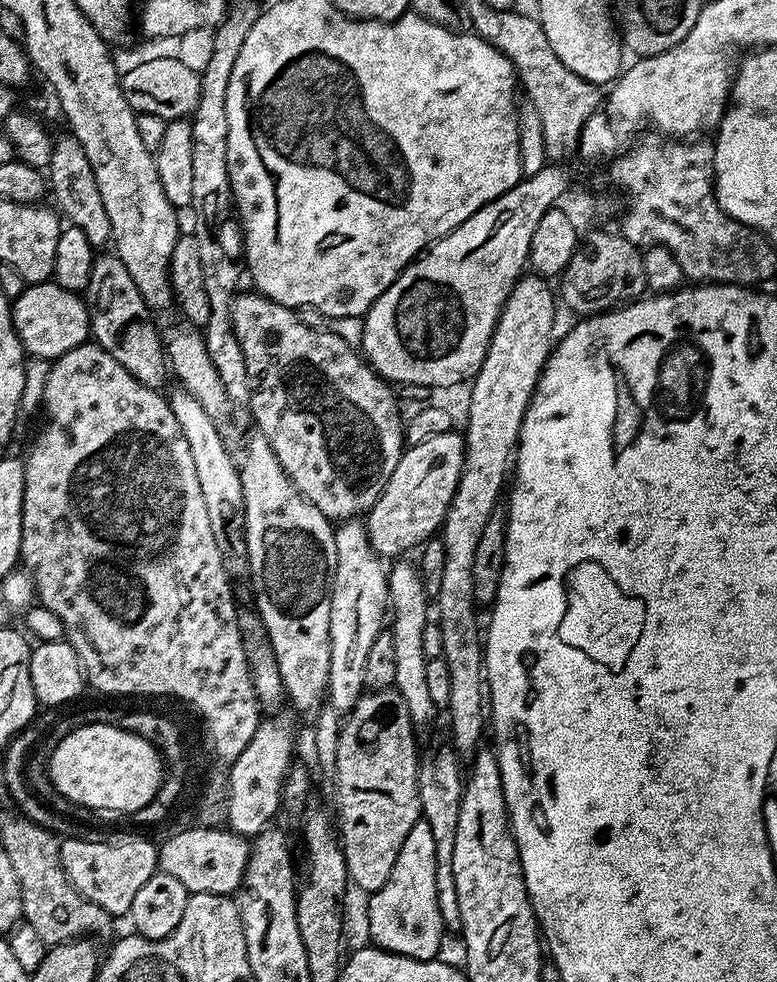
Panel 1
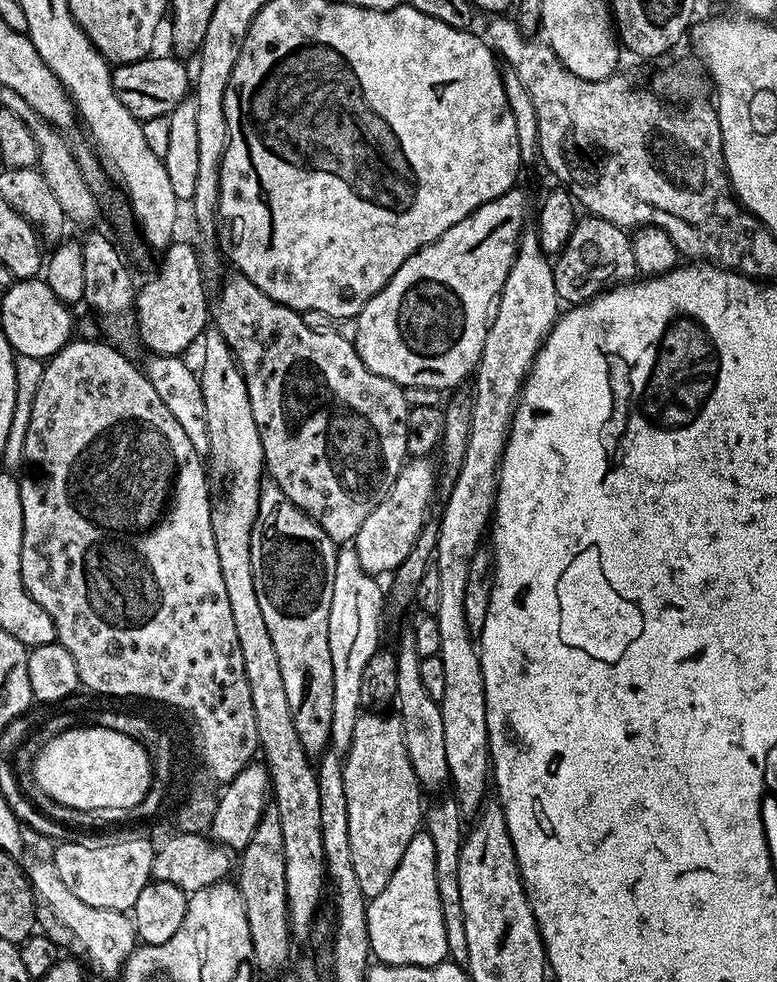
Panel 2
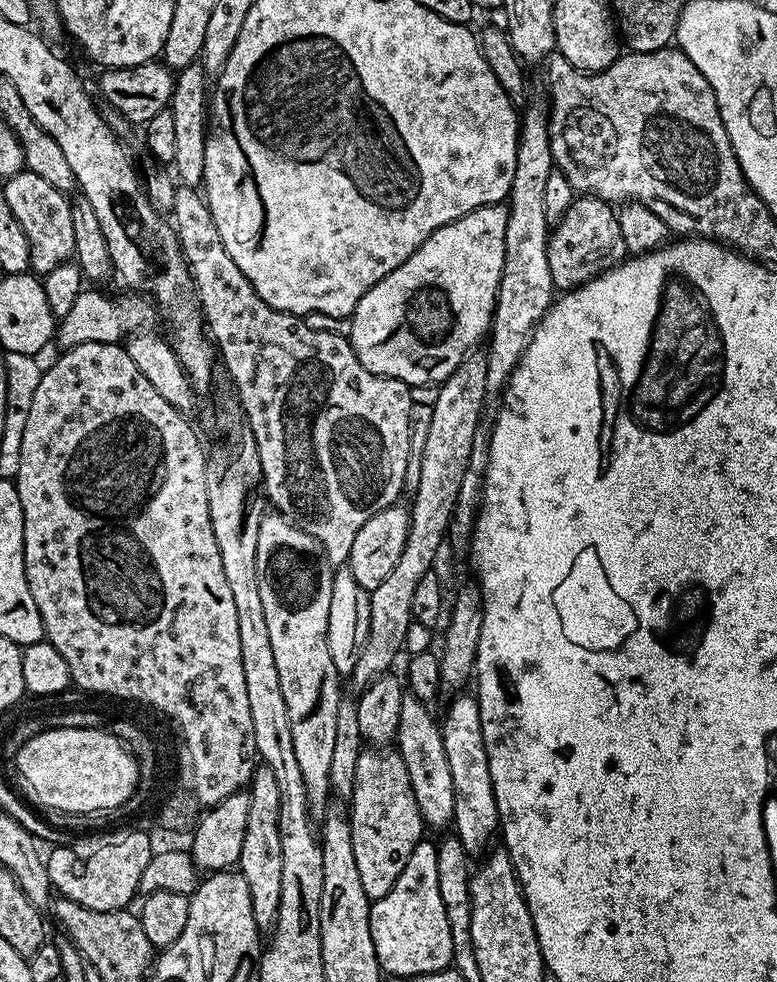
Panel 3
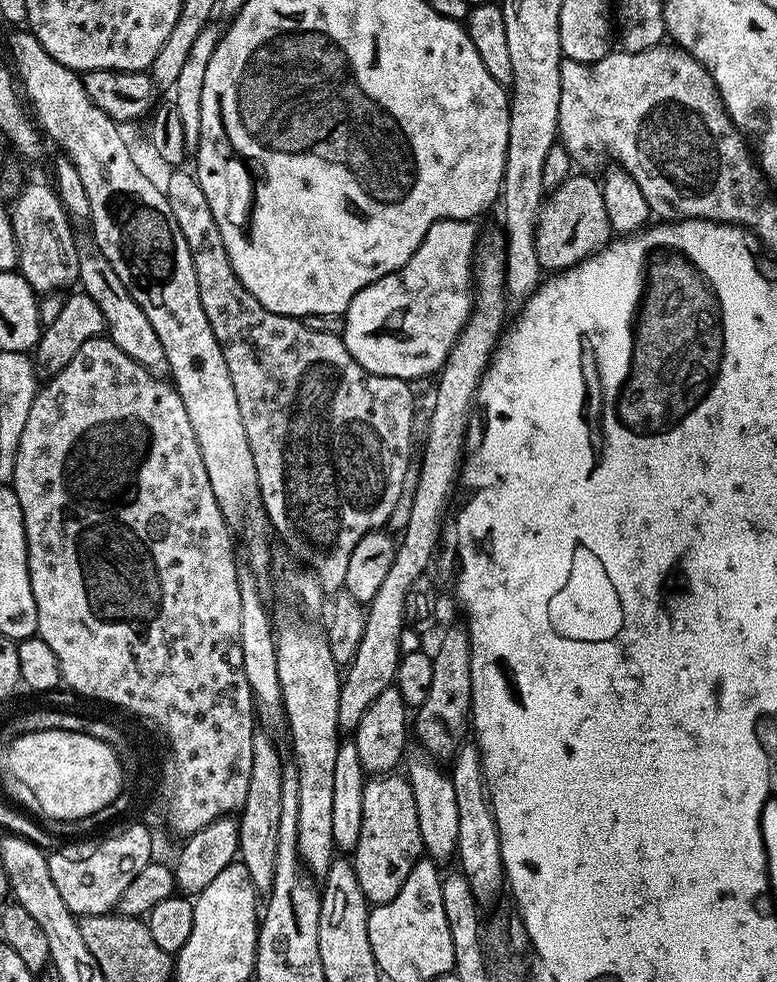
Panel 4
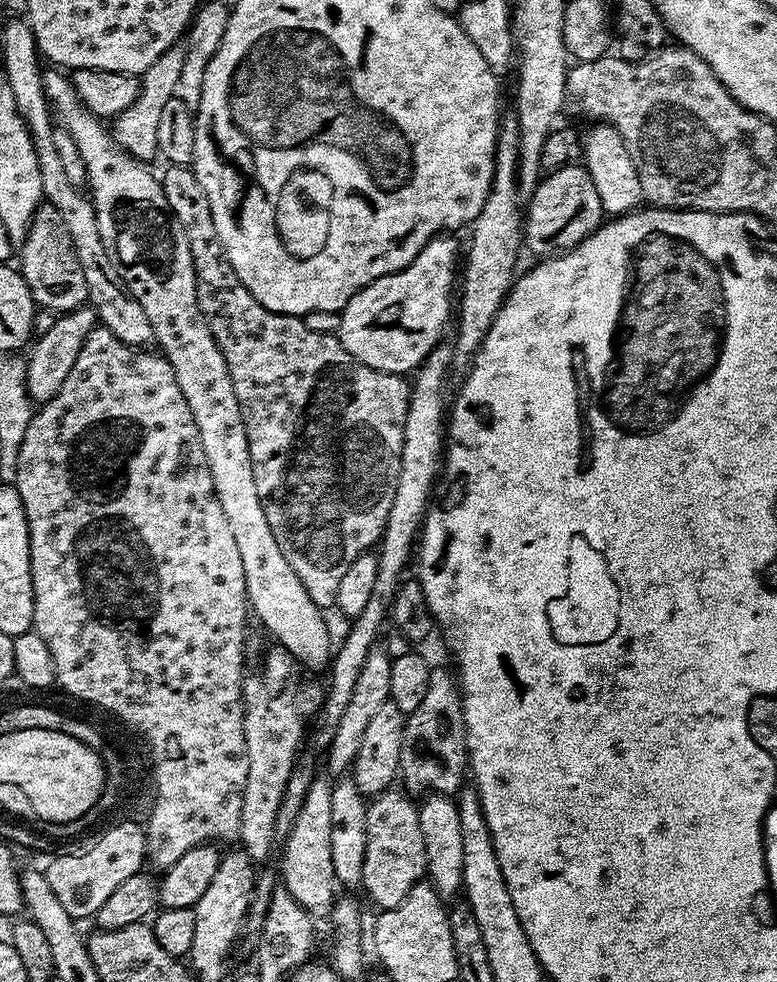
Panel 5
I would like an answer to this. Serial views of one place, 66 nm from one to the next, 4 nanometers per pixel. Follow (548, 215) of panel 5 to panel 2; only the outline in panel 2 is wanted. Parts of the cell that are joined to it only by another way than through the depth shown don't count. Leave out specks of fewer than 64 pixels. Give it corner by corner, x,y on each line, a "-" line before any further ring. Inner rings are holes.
581,215
566,246
555,257
552,273
554,290
565,305
575,306
593,300
601,292
631,281
637,275
631,235
601,216

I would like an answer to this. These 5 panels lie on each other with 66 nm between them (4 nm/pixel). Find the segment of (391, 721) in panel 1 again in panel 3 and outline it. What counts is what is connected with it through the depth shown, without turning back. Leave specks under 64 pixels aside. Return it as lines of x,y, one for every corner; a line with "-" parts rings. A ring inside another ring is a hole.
395,750
361,751
357,769
354,770
354,786
350,797
350,821
354,859
358,862
362,890
366,890
369,901
386,898
394,882
398,882
398,874
402,874
410,854
414,854
414,846
420,844
426,832
424,819
418,810
418,802
414,802
410,774
406,774
406,762
402,762
399,752

